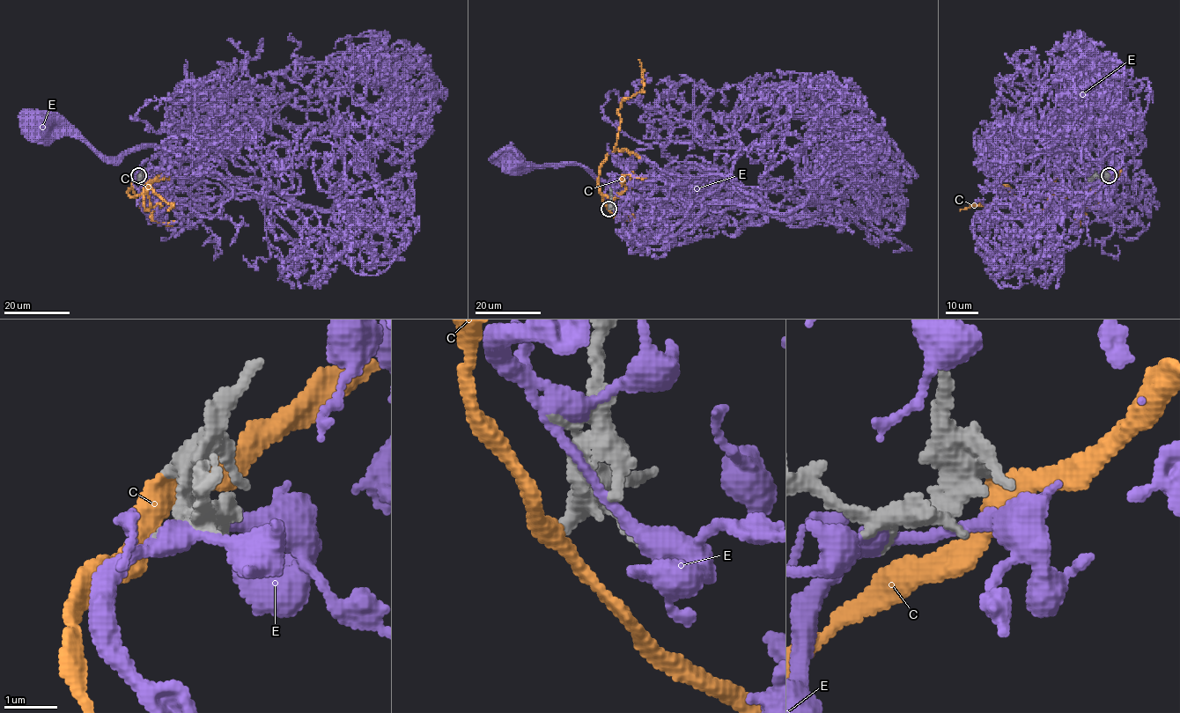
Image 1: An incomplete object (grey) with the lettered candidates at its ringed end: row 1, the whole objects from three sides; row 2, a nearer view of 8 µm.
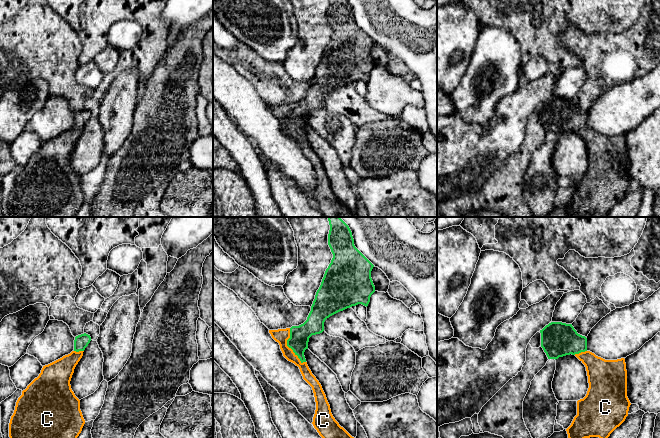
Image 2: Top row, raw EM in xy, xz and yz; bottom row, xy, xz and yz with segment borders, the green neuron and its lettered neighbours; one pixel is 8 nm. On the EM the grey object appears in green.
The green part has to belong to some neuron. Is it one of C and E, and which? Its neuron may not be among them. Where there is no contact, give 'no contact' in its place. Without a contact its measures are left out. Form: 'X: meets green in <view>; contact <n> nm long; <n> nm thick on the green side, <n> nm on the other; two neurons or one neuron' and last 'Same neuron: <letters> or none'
C: meets green in xz; contact 300 nm long; 160 nm thick on the green side, 120 nm on the other; one neuron
E: no contact; two neurons
Same neuron: C

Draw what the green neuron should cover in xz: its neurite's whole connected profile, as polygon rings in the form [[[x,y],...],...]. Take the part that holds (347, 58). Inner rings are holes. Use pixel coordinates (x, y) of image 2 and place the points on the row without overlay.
[[[329,0],[328,21],[333,34],[325,47],[321,61],[316,68],[315,75],[307,96],[291,104],[269,106],[272,114],[279,119],[283,132],[299,143],[303,155],[312,163],[316,186],[313,202],[325,217],[357,217],[339,199],[331,189],[330,181],[321,160],[309,145],[304,128],[308,125],[309,114],[324,107],[324,98],[330,92],[352,82],[362,80],[368,82],[375,62],[371,54],[374,41],[355,23],[352,8],[347,0]]]

